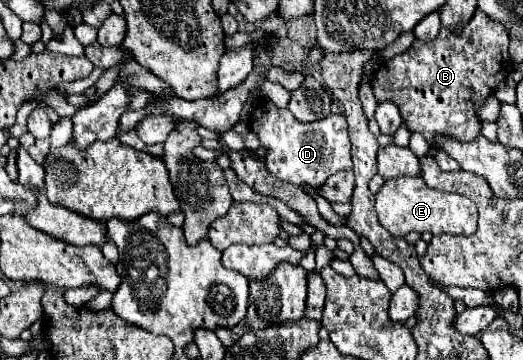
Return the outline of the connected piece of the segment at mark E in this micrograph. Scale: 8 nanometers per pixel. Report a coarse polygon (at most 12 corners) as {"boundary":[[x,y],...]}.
{"boundary":[[423,178],[387,180],[375,194],[381,226],[473,234],[477,206]]}

